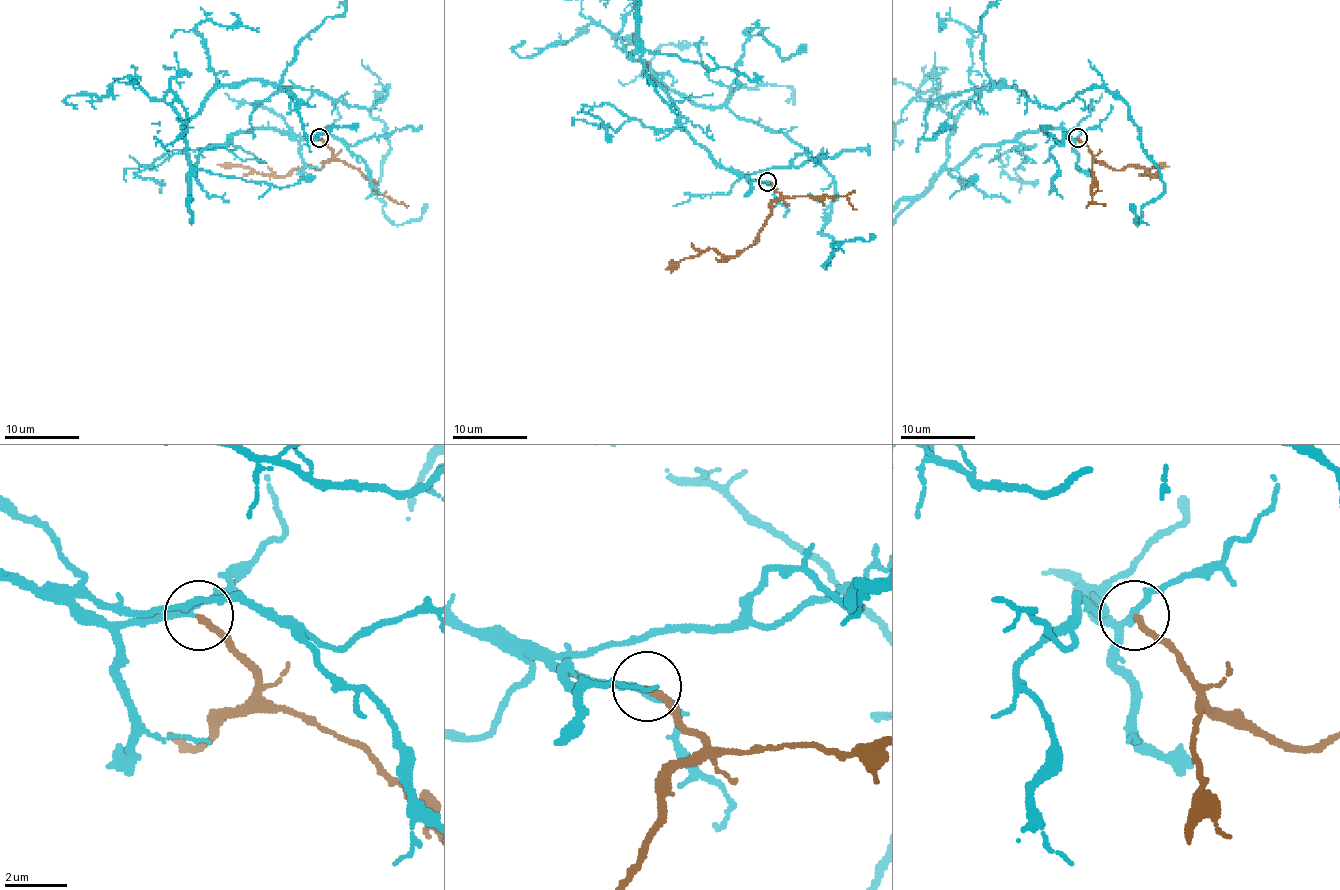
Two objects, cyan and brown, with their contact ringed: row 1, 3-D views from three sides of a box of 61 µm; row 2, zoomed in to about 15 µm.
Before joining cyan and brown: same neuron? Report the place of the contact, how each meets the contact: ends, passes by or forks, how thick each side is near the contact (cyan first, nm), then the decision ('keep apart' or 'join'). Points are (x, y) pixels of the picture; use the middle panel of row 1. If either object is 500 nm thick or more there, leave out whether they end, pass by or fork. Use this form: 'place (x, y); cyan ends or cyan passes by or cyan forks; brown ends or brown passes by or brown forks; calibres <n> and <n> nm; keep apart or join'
place (767, 182); cyan passes by; brown ends; calibres 190 and 200 nm; join

